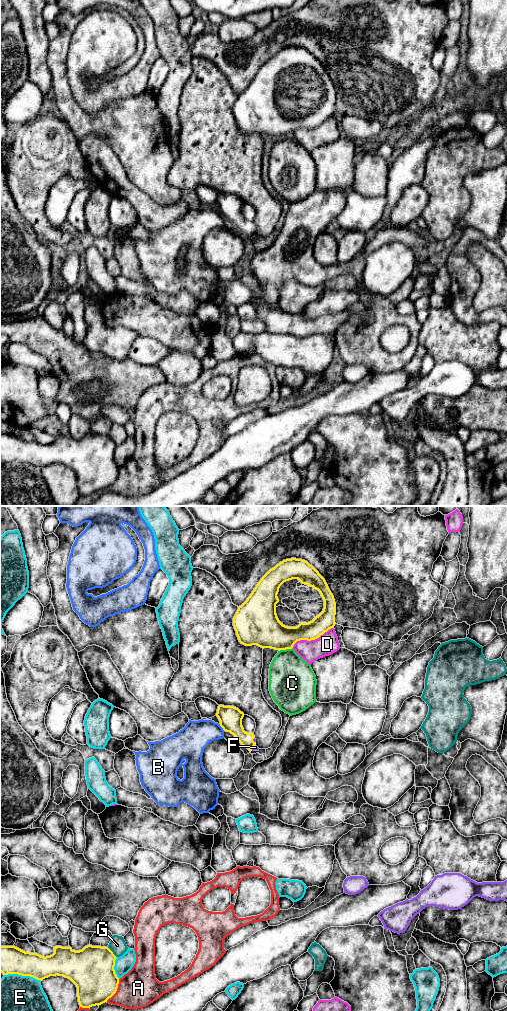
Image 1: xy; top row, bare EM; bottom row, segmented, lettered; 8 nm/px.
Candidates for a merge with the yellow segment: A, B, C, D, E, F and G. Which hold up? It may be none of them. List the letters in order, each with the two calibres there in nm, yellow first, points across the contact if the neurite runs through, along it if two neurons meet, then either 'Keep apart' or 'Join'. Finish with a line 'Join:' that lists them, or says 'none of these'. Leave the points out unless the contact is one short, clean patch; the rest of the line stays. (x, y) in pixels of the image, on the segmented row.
A: Thickness 360 nm (yellow) against 300 nm. Keep apart
B: Thickness 190 nm (yellow) against 240 nm. Keep apart
C: Thickness 280 nm (yellow) against 360 nm. Keep apart
D: Thickness 200 nm (yellow) against 170 nm. Keep apart
E: Thickness 220 nm (yellow) against 300 nm. Keep apart
F: Thickness 150 nm (yellow) against 30 nm. Path across: xy (232, 723), (252, 747), (255, 747). Join
G: Thickness 360 nm (yellow) against 140 nm. Keep apart
Join: F

